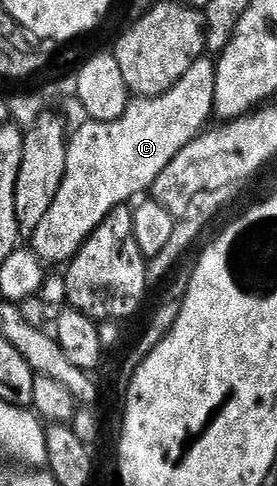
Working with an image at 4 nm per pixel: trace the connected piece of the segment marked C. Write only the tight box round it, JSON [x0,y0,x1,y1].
[32,57,216,265]

